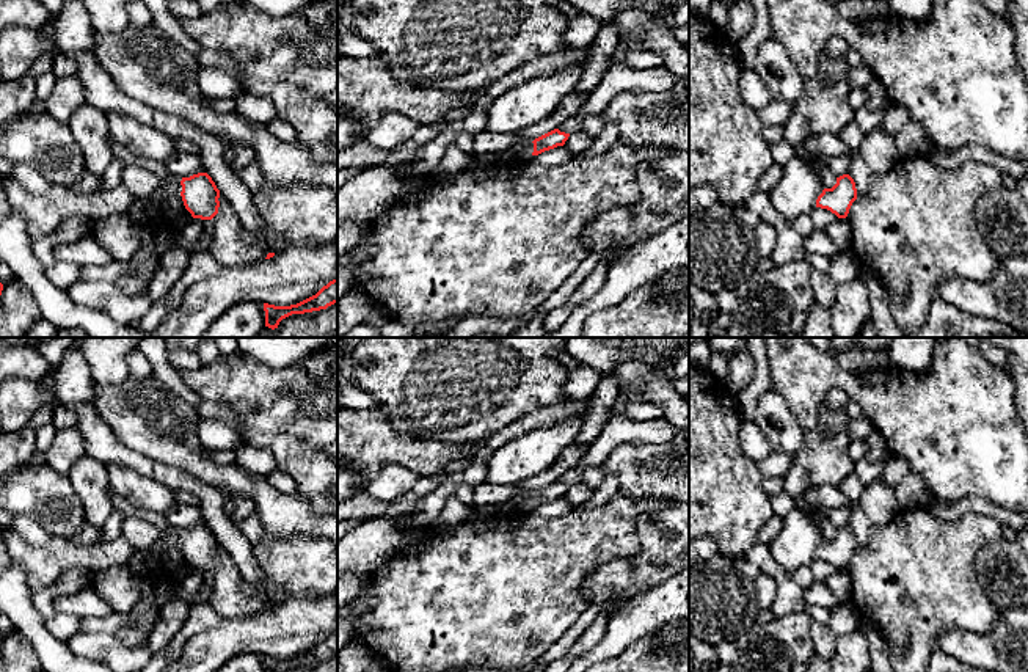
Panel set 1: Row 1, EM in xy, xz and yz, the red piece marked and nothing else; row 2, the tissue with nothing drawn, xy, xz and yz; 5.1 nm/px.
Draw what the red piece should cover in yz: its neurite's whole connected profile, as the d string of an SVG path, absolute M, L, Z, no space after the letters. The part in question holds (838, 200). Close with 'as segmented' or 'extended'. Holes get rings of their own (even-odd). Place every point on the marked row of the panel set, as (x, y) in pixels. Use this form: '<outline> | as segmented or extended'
M843 174L837 177L837 184L832 188L822 190L816 199L816 207L827 209L838 218L846 218L855 199L855 182L849 174Z | as segmented

